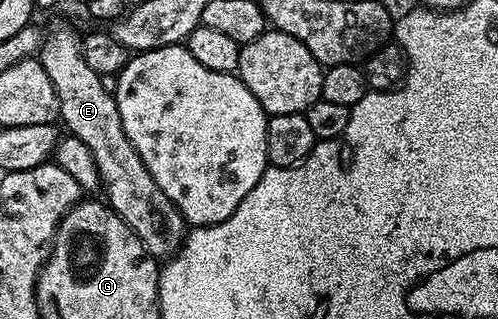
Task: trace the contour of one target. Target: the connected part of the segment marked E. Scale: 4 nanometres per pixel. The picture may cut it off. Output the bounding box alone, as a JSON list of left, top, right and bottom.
[38,30,184,258]

